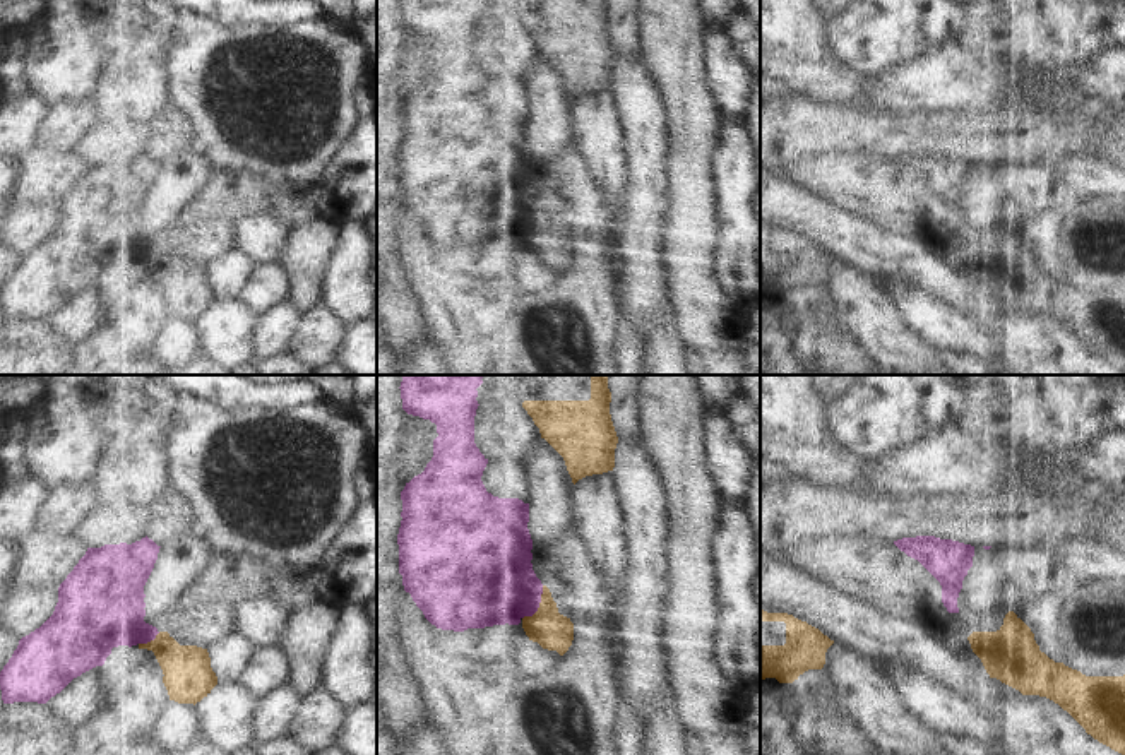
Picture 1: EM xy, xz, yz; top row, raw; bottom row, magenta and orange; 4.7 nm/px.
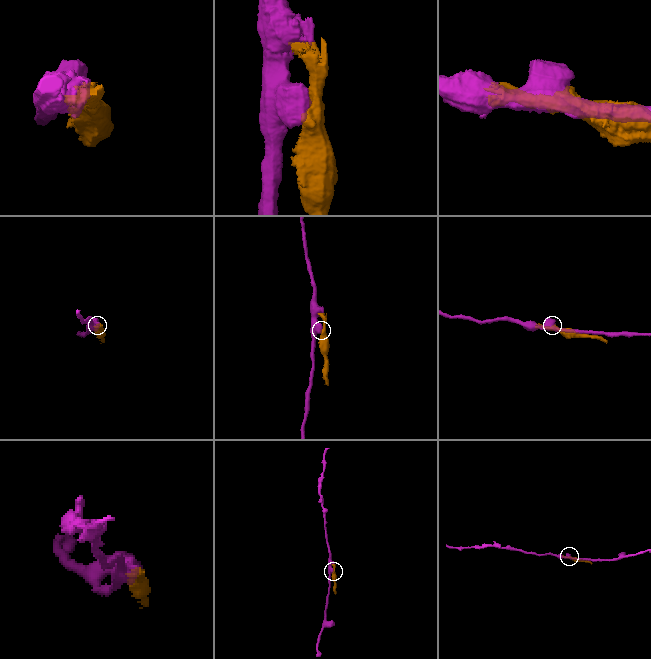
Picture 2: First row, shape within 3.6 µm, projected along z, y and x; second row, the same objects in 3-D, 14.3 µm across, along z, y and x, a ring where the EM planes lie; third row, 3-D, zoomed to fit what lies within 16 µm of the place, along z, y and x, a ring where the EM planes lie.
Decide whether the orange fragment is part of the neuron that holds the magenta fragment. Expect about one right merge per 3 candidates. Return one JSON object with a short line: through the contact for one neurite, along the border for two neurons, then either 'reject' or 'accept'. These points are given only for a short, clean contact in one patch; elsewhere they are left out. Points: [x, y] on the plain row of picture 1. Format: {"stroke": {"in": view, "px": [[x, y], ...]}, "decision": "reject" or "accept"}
{"decision": "reject"}

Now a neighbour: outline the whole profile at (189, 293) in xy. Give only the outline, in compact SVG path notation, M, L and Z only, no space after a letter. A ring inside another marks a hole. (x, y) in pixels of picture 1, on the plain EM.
M159 248L147 260L139 260L139 265L154 269L170 317L195 322L217 301L207 265L180 262L168 248Z

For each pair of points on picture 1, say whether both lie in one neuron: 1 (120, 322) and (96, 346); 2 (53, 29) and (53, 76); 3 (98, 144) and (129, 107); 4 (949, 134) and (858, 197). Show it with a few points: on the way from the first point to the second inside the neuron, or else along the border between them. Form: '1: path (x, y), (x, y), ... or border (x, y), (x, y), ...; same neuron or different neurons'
1: border (107, 322), (122, 336), (130, 334), (142, 355); different neurons
2: path (53, 41), (53, 64); same neuron
3: border (96, 118), (144, 120), (148, 124); different neurons
4: border (853, 151), (879, 151), (892, 160); different neurons

